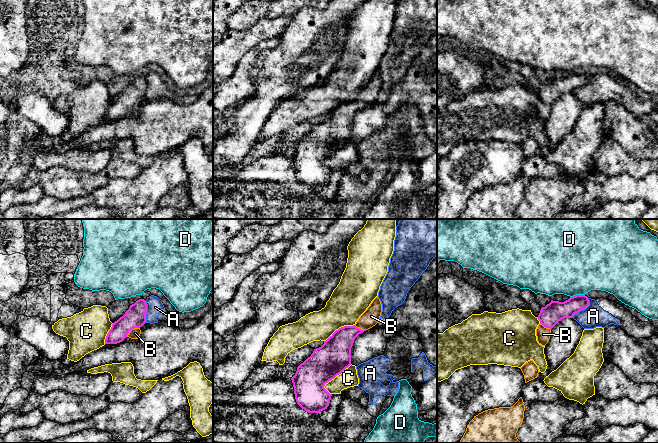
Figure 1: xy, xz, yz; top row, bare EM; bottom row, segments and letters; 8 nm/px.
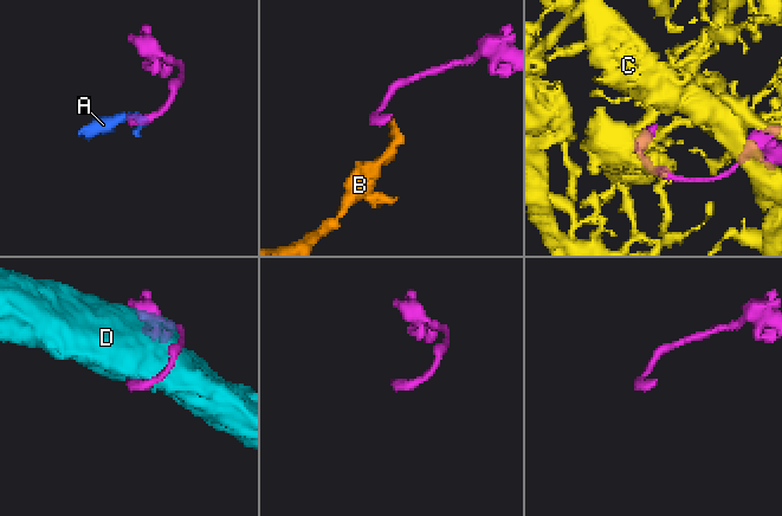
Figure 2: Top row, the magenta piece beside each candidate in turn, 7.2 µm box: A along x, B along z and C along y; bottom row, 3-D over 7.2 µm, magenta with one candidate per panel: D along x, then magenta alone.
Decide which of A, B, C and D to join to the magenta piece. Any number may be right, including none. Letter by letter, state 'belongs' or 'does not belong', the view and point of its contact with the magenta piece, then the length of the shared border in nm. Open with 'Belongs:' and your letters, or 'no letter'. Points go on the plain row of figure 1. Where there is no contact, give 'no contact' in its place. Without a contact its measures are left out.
Belongs: B
A: does not belong | yz (583, 85) | 200 nm
B: belongs | xy (132, 104) | 130 nm
C: does not belong | xz (333, 154) | 300 nm
D: does not belong | yz (577, 71) | 120 nm

